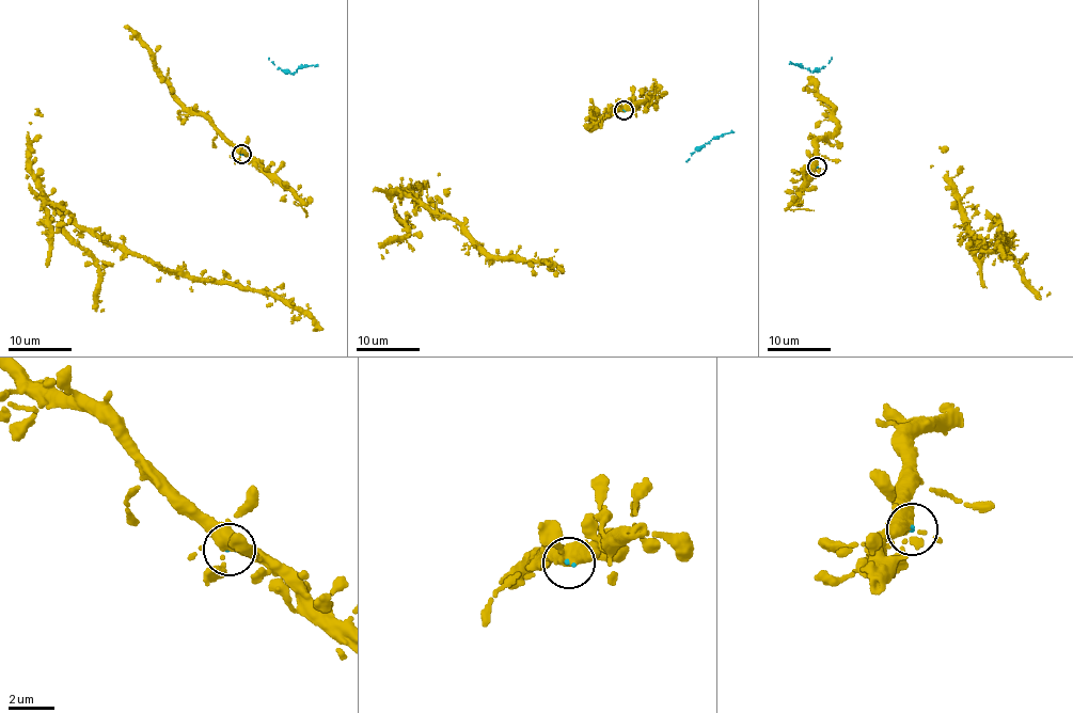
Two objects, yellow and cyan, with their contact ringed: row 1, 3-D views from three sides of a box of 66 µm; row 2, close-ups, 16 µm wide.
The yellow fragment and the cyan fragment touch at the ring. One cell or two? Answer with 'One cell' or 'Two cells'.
One cell

